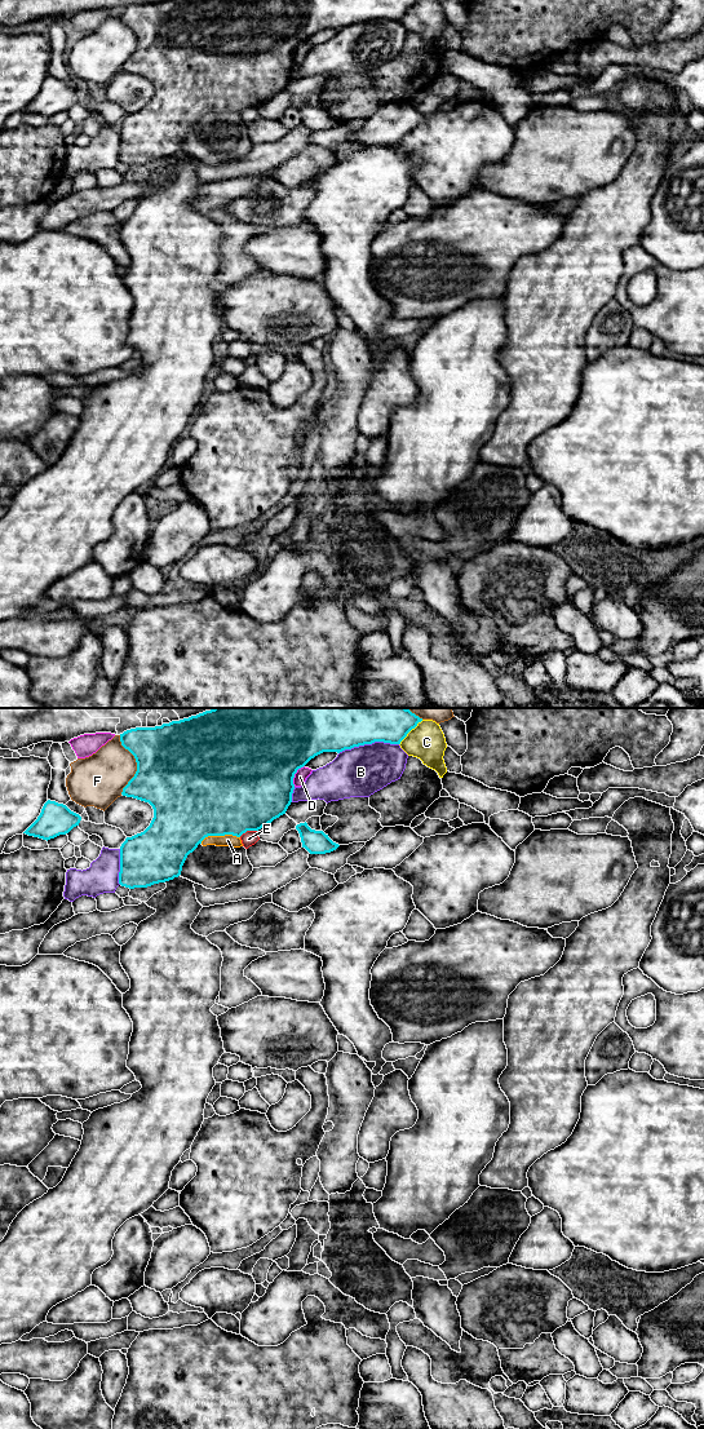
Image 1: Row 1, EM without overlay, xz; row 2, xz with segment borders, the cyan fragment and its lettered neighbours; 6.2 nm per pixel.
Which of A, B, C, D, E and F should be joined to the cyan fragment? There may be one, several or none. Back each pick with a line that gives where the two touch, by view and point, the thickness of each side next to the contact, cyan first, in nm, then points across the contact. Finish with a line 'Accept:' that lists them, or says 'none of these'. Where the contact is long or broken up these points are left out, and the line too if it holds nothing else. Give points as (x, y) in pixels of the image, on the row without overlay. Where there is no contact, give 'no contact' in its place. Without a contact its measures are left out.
Accept: none of these

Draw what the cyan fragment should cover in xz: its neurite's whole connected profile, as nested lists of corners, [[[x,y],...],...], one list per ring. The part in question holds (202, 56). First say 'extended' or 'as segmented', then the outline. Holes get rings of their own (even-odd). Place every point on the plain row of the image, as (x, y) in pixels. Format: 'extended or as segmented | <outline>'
as segmented | [[[163,0],[124,8],[120,18],[134,32],[137,48],[121,71],[149,79],[154,94],[143,109],[127,114],[121,120],[119,160],[129,165],[147,164],[178,154],[187,132],[205,114],[240,114],[285,90],[292,79],[295,50],[315,32],[323,28],[340,30],[375,18],[400,21],[416,3],[417,0]]]

